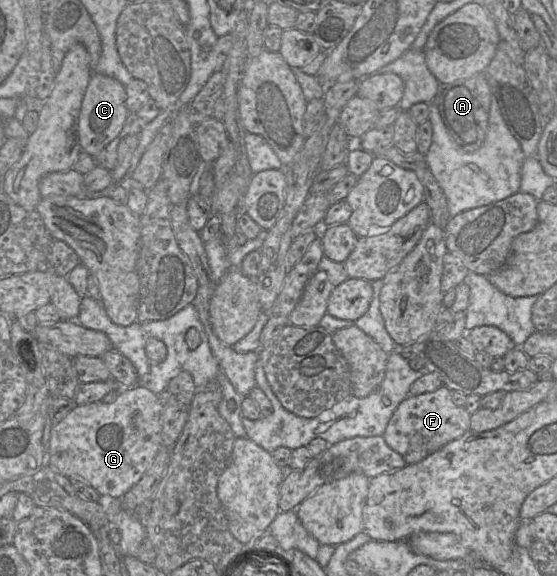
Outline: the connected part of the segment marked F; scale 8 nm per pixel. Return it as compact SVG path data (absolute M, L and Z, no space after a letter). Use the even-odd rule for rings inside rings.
M442 385L433 392L405 398L393 412L383 438L407 464L415 464L470 430L470 418L471 415L464 407L453 403L450 390Z

